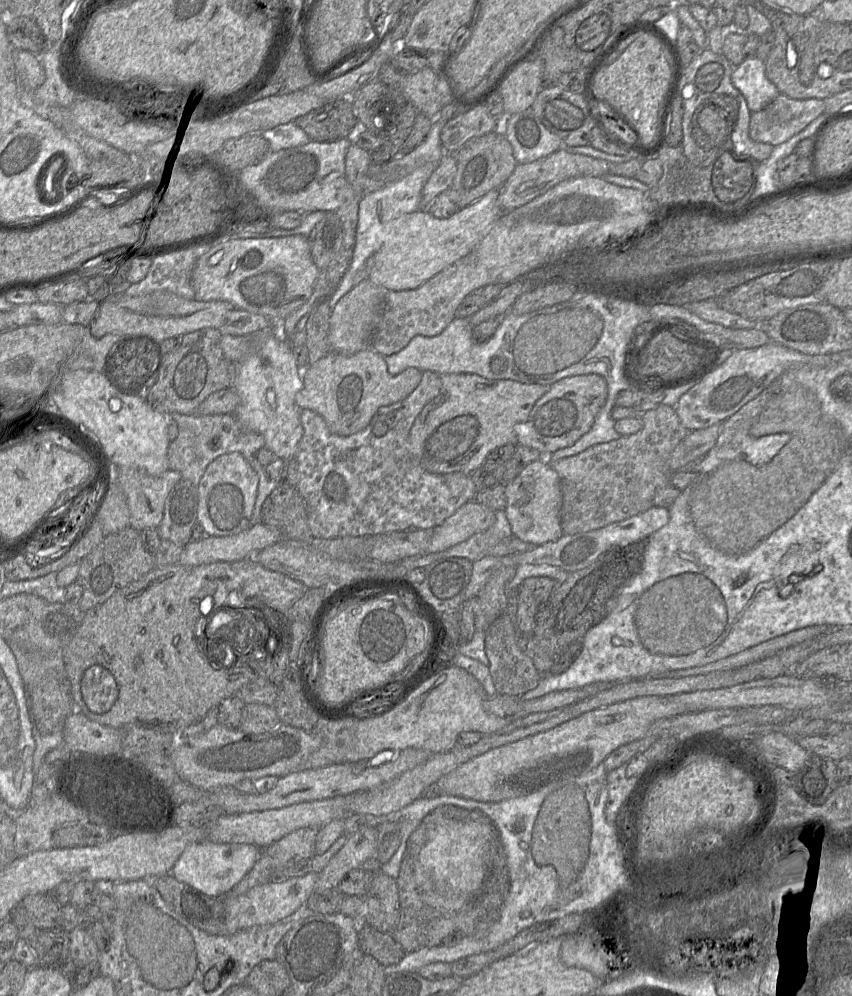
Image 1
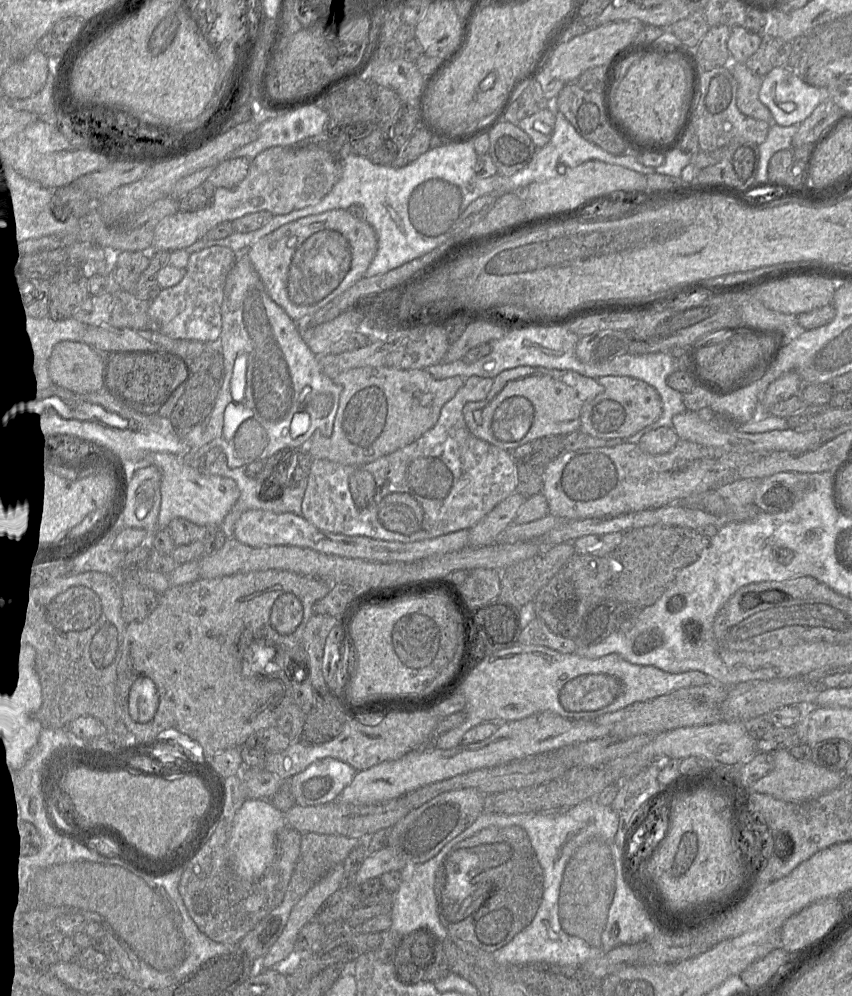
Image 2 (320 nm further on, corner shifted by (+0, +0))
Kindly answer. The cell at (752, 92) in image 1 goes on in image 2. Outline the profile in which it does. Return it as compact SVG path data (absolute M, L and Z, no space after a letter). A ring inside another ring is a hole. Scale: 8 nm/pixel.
M776 67L762 78L759 99L769 109L775 124L800 125L821 102L828 99L828 91L806 83L788 67Z

